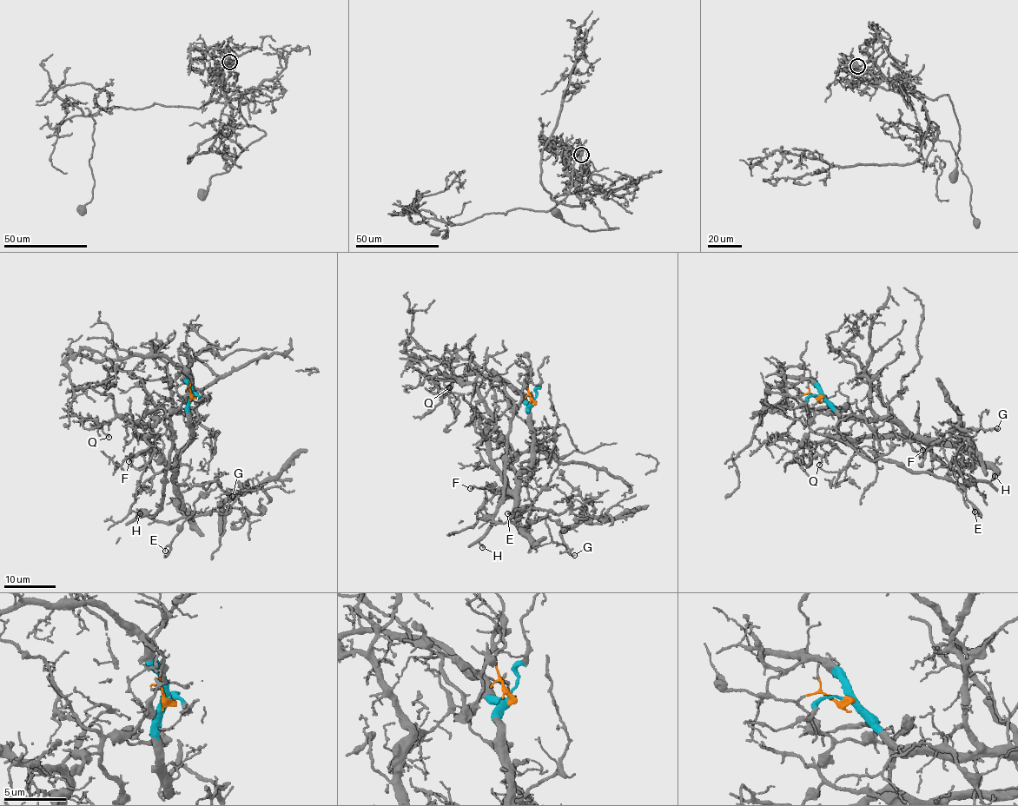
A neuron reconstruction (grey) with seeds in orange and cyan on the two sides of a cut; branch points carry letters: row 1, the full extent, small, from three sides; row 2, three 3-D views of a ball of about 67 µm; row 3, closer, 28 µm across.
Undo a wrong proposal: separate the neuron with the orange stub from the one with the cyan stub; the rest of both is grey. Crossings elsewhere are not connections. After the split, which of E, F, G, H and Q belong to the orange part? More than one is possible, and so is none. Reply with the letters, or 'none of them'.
E, H

